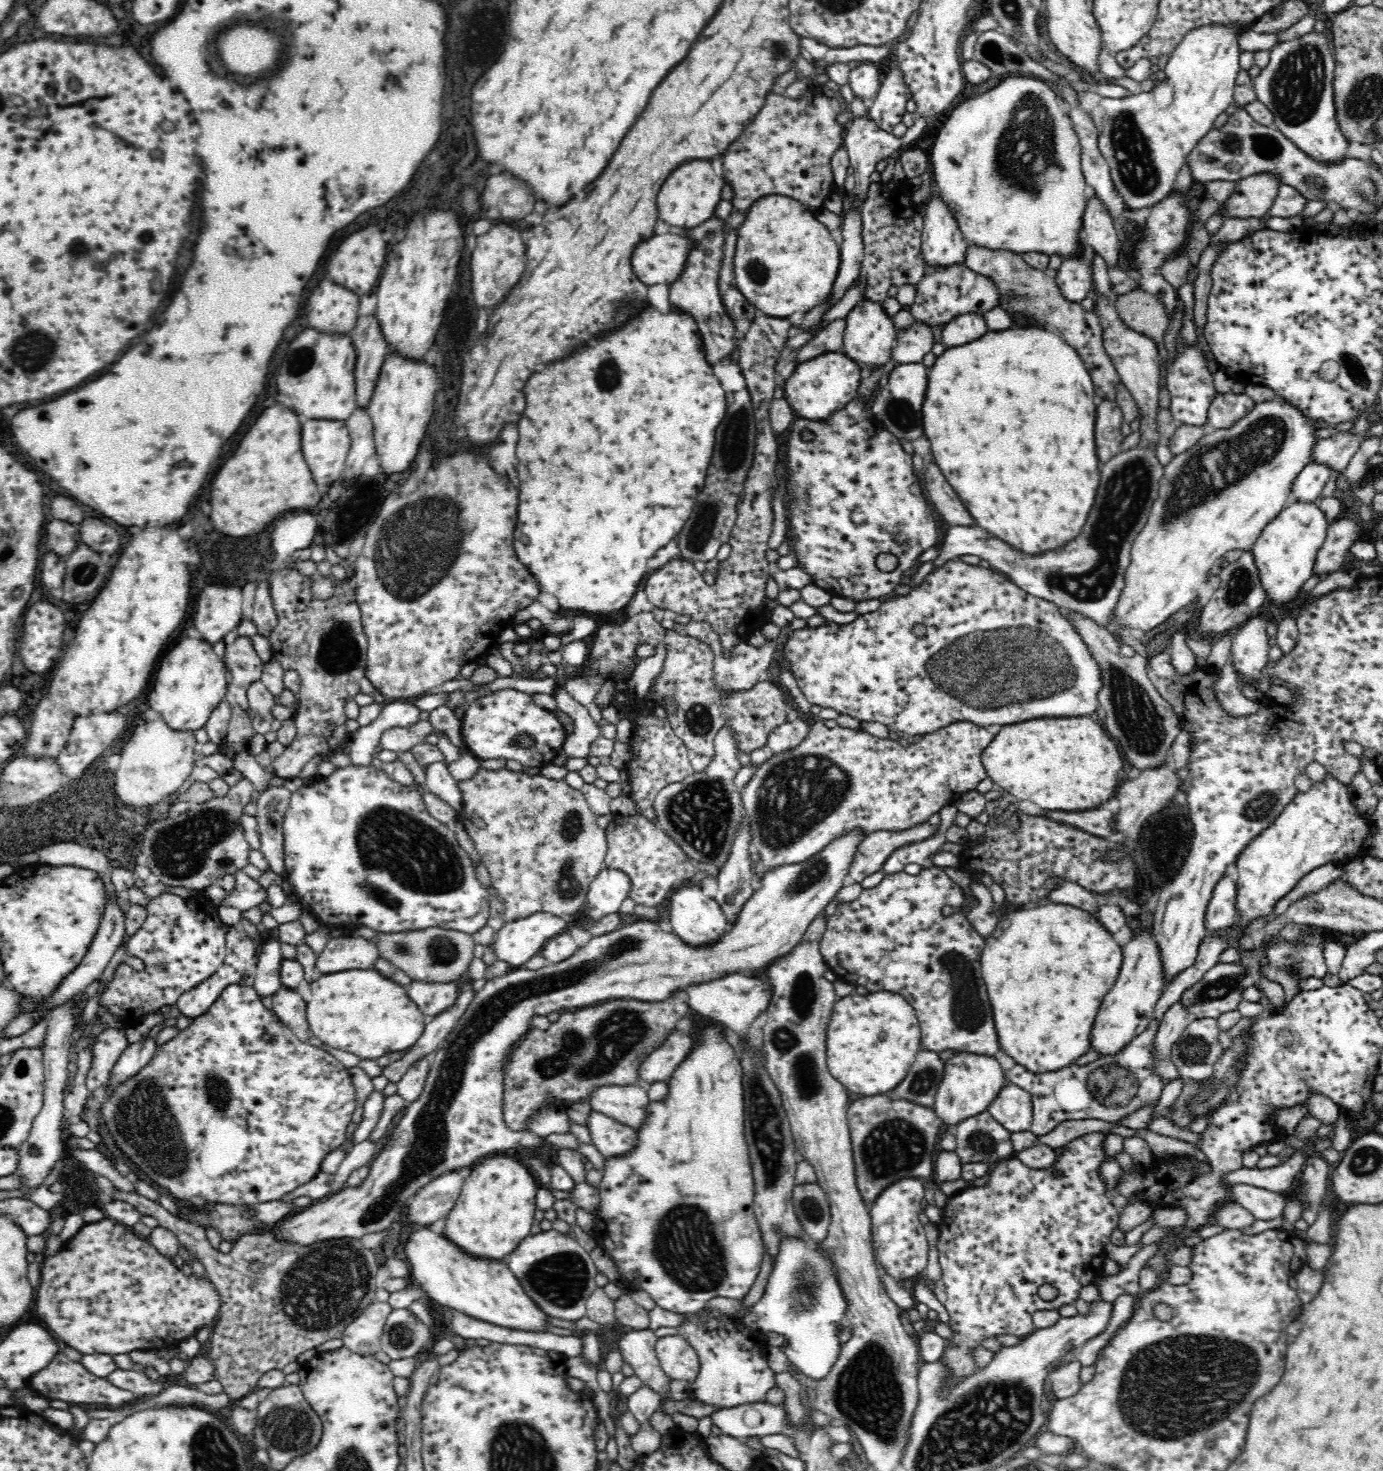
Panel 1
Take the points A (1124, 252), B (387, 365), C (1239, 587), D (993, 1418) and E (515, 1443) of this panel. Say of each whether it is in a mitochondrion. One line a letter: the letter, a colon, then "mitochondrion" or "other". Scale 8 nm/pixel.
A: other
B: other
C: mitochondrion
D: mitochondrion
E: mitochondrion

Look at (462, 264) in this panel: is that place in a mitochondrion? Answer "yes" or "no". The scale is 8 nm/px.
no

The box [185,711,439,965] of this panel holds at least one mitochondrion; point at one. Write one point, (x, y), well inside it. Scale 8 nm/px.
(400, 948)

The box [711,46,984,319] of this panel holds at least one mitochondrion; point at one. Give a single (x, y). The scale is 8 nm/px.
(758, 273)

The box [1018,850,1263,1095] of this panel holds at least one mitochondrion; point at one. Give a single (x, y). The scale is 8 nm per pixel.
(1225, 986)

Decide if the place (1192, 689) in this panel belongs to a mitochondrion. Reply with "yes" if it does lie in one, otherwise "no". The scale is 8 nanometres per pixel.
no

